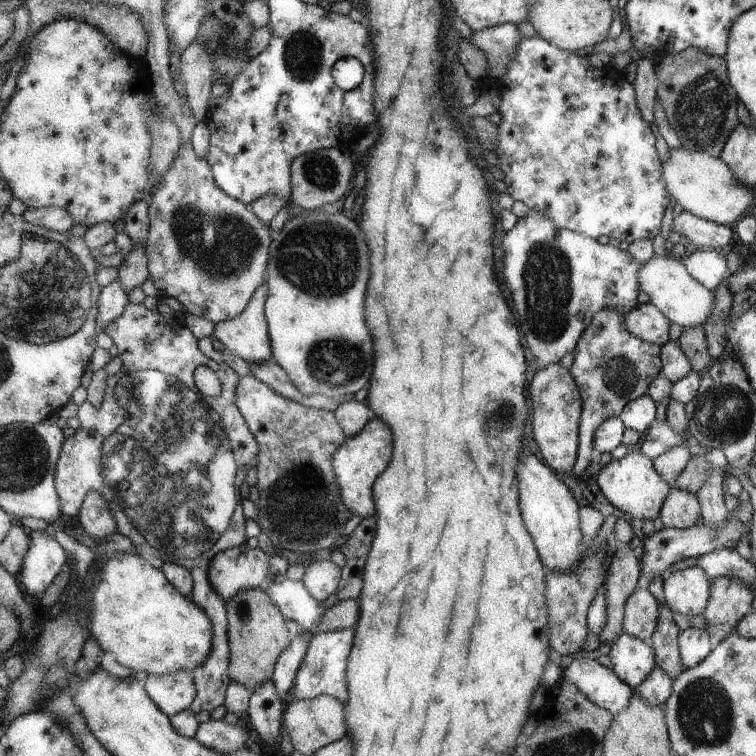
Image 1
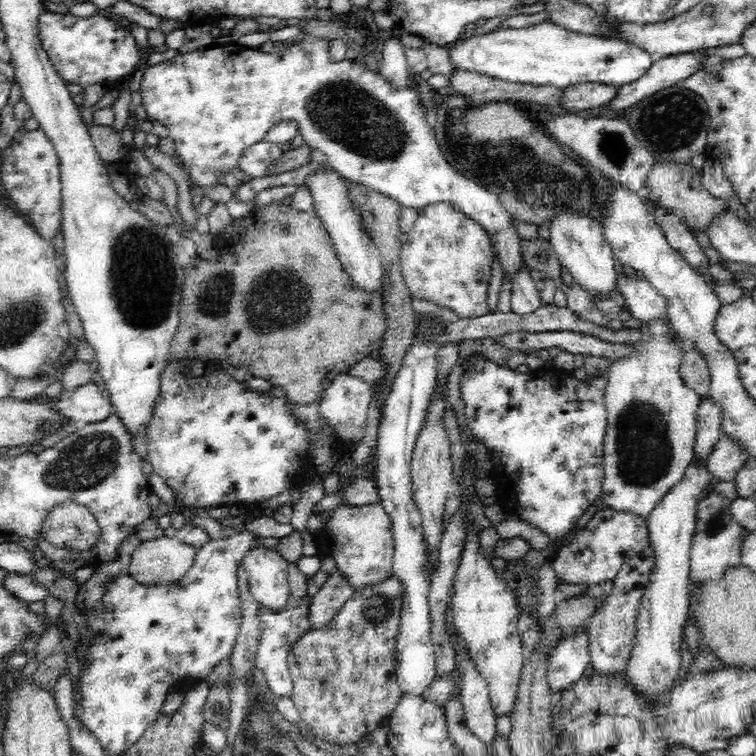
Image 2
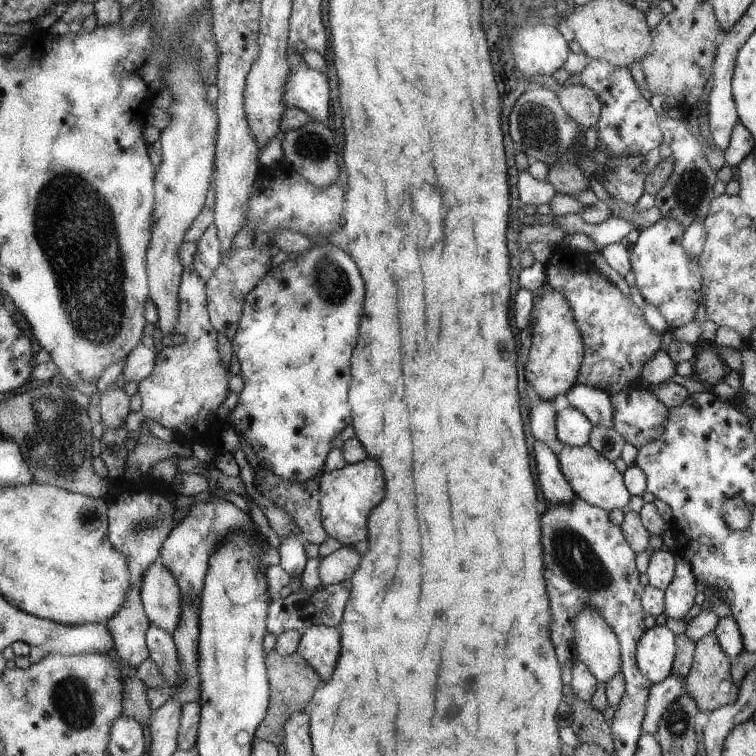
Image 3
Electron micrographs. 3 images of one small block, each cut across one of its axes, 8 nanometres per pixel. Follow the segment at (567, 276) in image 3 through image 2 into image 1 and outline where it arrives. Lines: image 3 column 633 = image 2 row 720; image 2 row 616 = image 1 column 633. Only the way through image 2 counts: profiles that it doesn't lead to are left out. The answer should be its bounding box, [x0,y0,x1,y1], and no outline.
[569,310,660,478]

